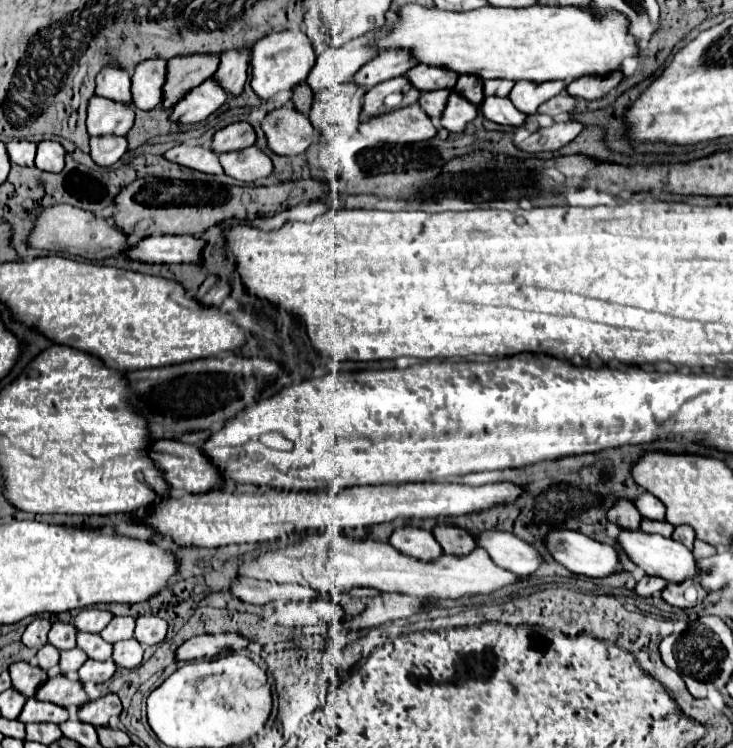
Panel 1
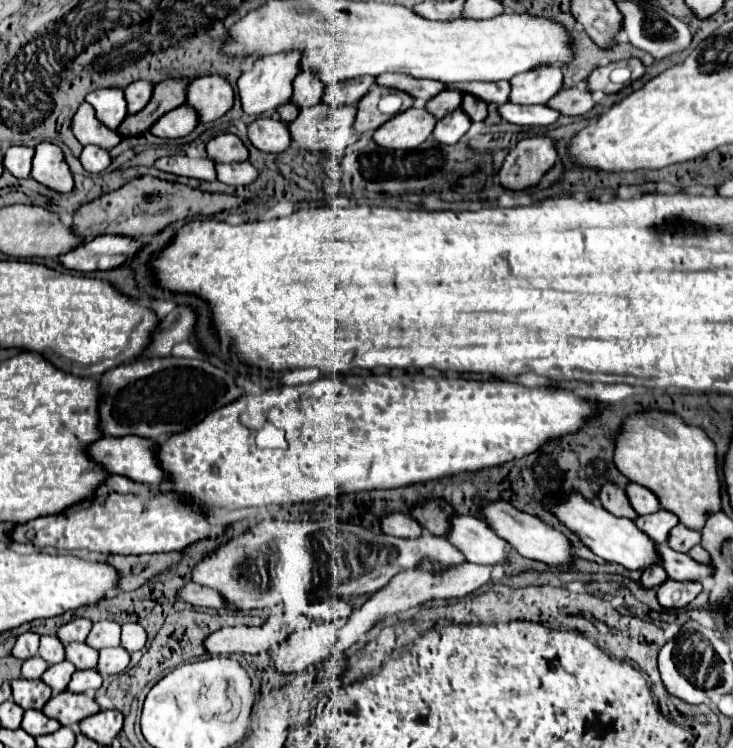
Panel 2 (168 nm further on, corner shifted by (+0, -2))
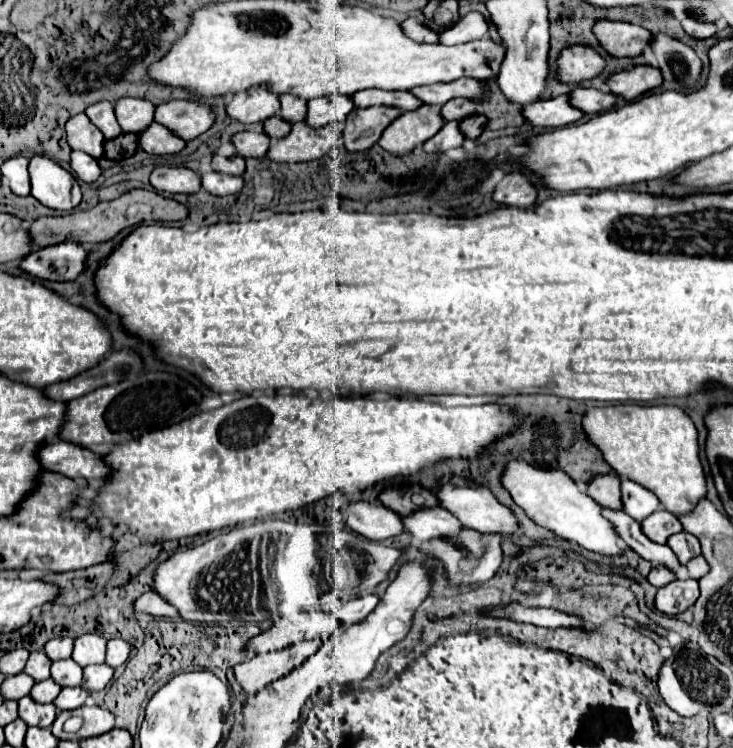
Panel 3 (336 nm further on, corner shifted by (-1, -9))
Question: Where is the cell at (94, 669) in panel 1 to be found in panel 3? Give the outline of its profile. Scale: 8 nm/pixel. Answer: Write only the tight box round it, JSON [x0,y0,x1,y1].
[54,688,88,710]

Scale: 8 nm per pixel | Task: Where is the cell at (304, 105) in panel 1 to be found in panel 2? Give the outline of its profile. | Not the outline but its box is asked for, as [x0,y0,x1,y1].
[277,101,299,123]

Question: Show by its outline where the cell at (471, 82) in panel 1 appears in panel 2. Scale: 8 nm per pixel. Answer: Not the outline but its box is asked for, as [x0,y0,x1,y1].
[461,93,487,121]

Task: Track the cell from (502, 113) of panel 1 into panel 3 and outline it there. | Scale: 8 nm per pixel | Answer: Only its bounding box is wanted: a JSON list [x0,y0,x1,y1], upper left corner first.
[524,94,582,128]

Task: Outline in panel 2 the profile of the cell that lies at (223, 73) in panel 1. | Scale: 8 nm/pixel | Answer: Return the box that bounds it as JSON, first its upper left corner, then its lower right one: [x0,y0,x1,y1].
[187,75,233,123]

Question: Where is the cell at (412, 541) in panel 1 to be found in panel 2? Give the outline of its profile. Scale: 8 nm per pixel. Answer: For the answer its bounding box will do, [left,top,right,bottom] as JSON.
[381,513,423,539]

